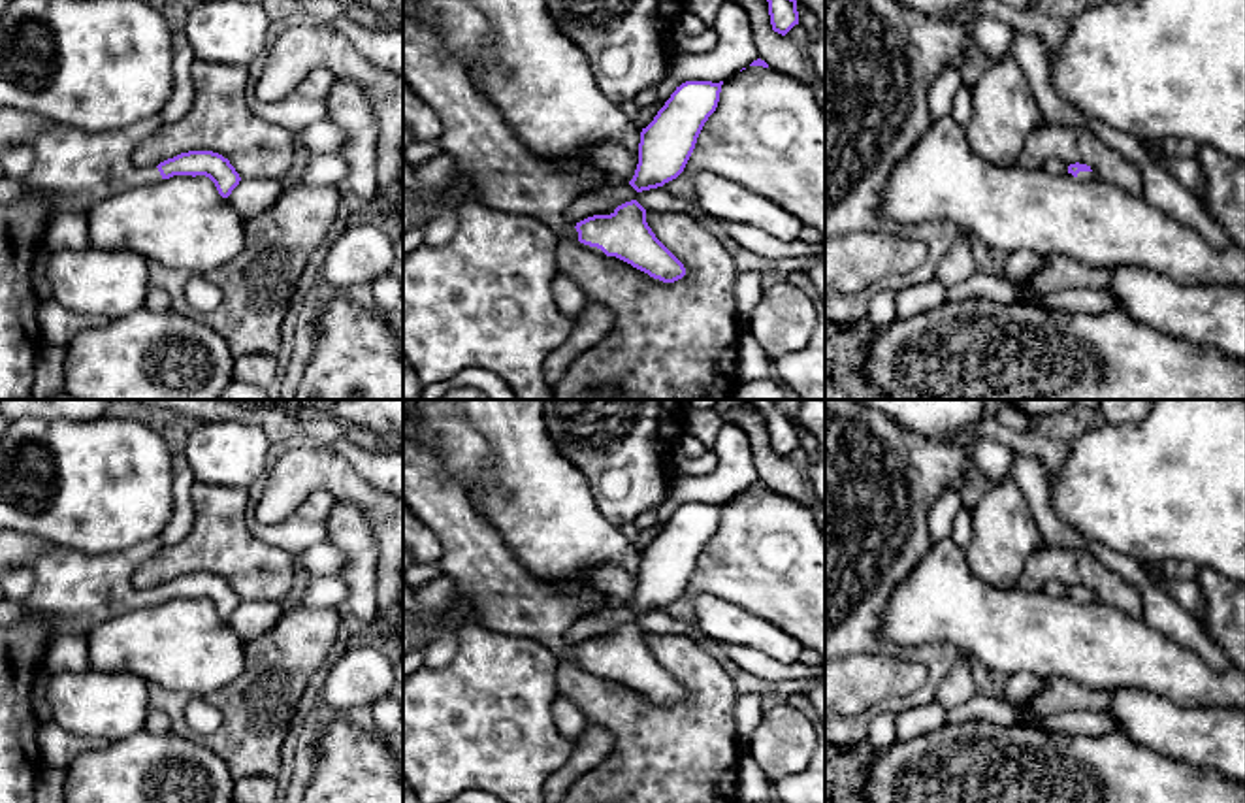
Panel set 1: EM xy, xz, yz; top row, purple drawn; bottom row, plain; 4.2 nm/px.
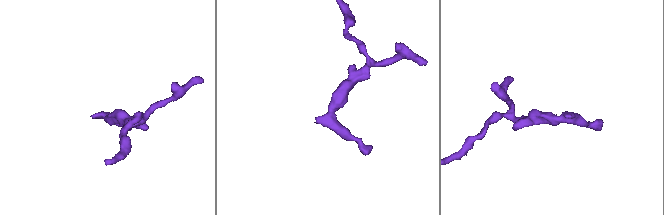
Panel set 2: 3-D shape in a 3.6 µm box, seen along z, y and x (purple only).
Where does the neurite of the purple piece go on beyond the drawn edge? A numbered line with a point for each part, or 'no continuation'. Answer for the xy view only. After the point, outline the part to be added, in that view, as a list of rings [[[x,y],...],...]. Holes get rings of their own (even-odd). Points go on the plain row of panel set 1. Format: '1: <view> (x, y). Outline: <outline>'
1: xy (72, 592). Outline: [[[160,537],[115,554],[87,556],[53,545],[34,560],[34,586],[21,601],[40,616],[0,626],[0,803],[34,803],[36,777],[41,767],[36,733],[40,720],[34,714],[30,690],[41,669],[55,637],[66,633],[89,633],[102,622],[141,607],[162,603],[156,588],[137,590],[132,584],[136,569],[162,547]]]

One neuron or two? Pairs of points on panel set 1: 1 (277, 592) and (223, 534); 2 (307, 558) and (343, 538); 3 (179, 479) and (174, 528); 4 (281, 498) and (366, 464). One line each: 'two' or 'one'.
1: one
2: two
3: one
4: two

